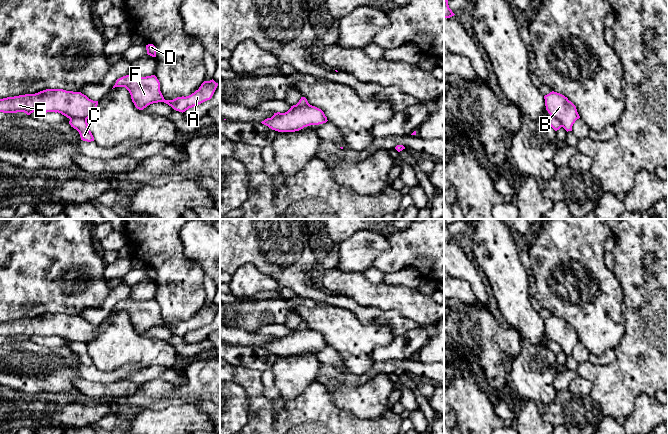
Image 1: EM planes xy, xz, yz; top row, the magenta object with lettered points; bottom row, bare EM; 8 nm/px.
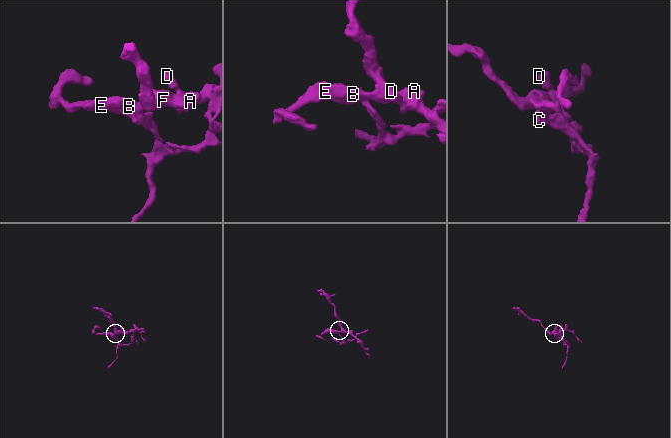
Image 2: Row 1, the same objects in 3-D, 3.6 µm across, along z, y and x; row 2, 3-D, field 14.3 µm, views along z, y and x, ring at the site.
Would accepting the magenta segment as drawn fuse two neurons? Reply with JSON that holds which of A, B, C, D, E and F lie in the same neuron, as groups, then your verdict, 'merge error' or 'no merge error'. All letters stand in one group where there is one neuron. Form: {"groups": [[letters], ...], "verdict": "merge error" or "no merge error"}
{"groups": [["A", "B", "D", "E", "F"], ["C"]], "verdict": "merge error"}

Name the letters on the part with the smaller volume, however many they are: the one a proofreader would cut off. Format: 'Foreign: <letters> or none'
Foreign: C

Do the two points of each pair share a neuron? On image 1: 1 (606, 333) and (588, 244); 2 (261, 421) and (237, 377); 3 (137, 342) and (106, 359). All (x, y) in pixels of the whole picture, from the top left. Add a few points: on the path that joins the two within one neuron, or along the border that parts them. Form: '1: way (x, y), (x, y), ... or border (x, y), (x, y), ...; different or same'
1: way (602, 311), (602, 289), (588, 266); same
2: way (260, 409), (254, 391), (249, 386); same
3: way (129, 346), (119, 346), (114, 351); same

